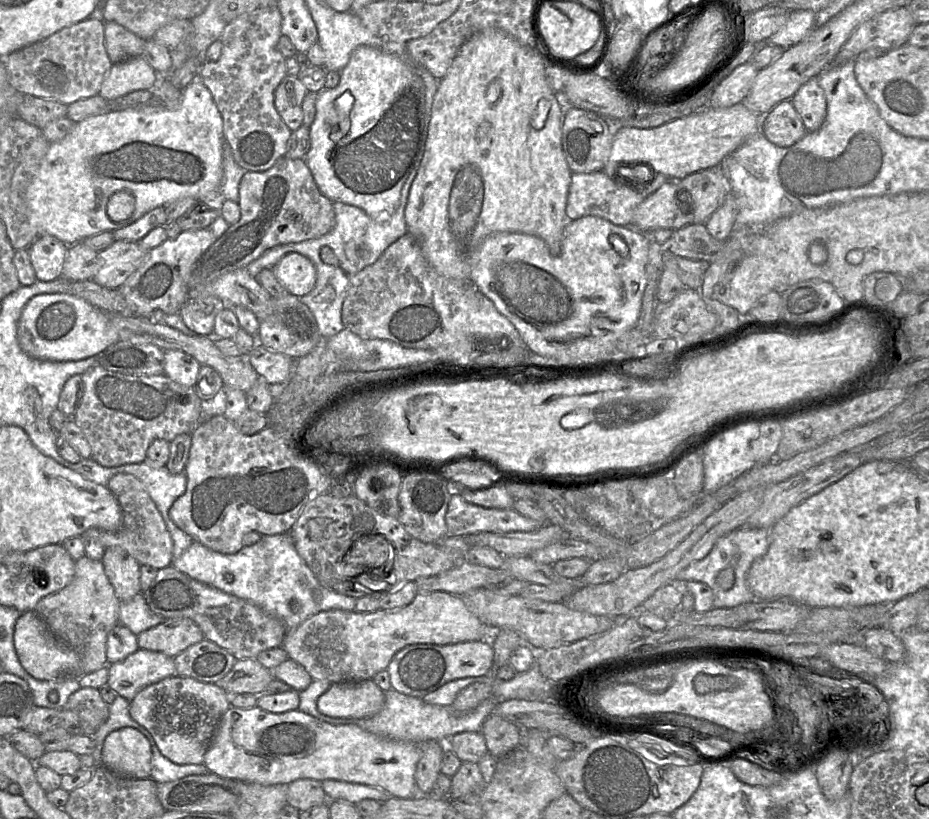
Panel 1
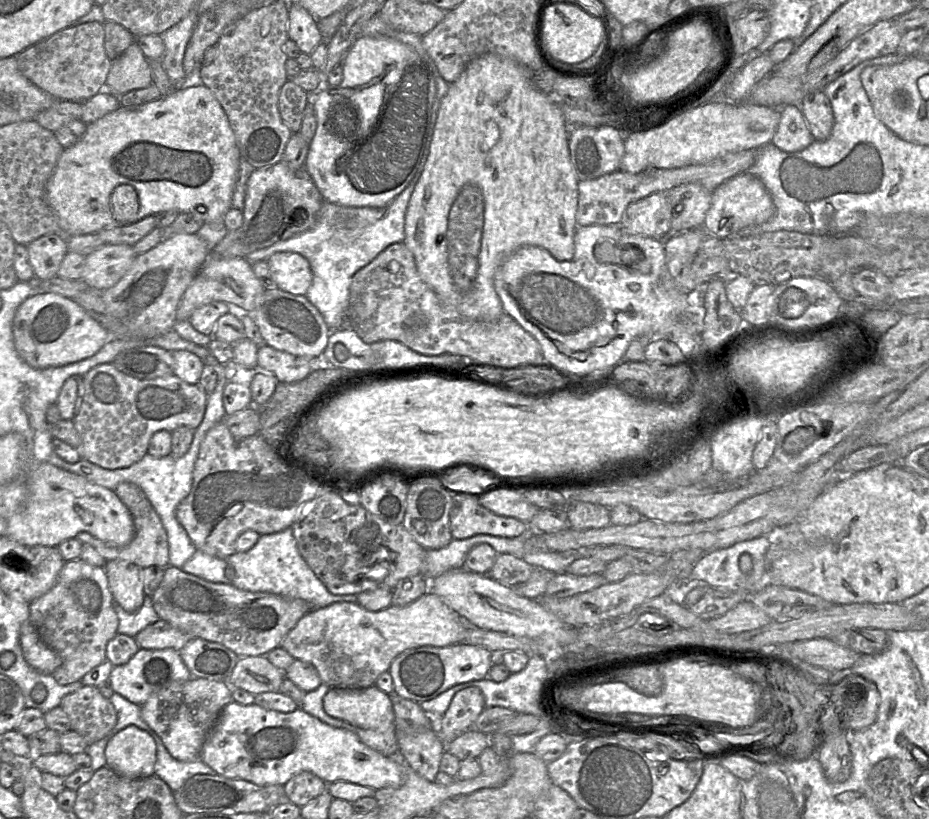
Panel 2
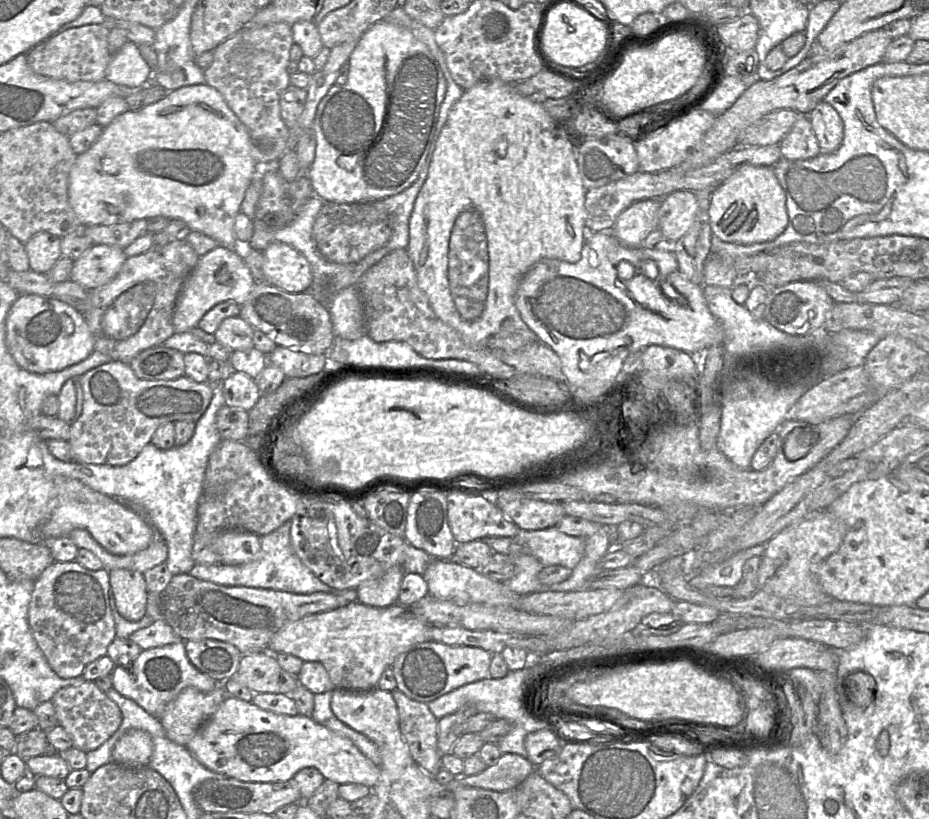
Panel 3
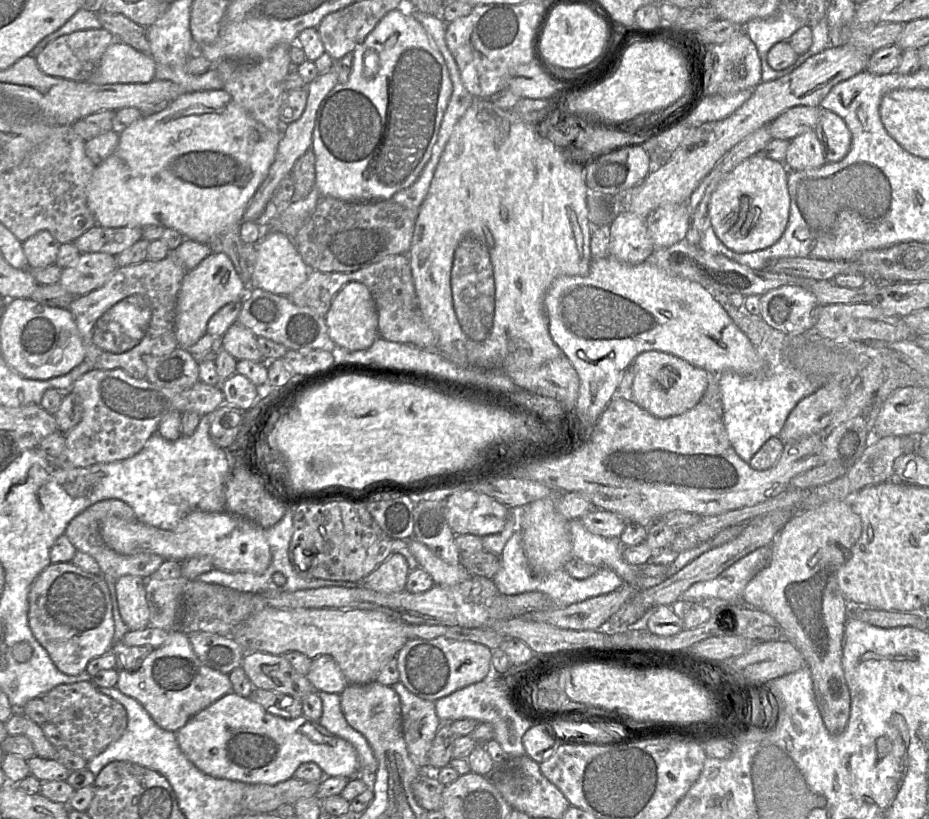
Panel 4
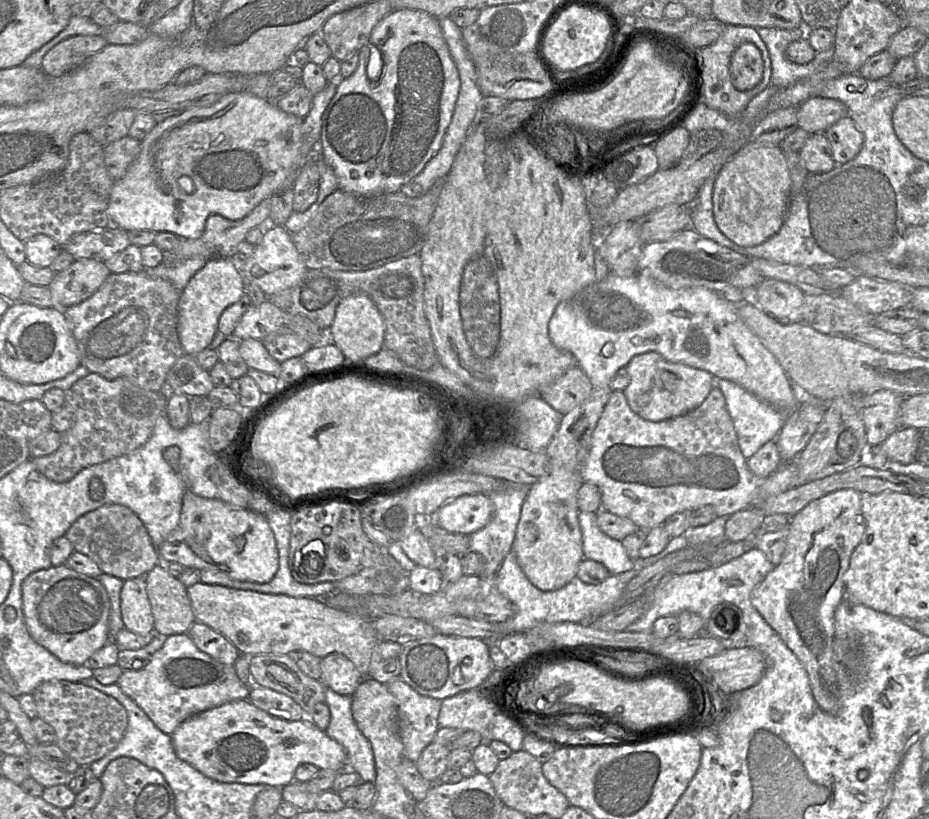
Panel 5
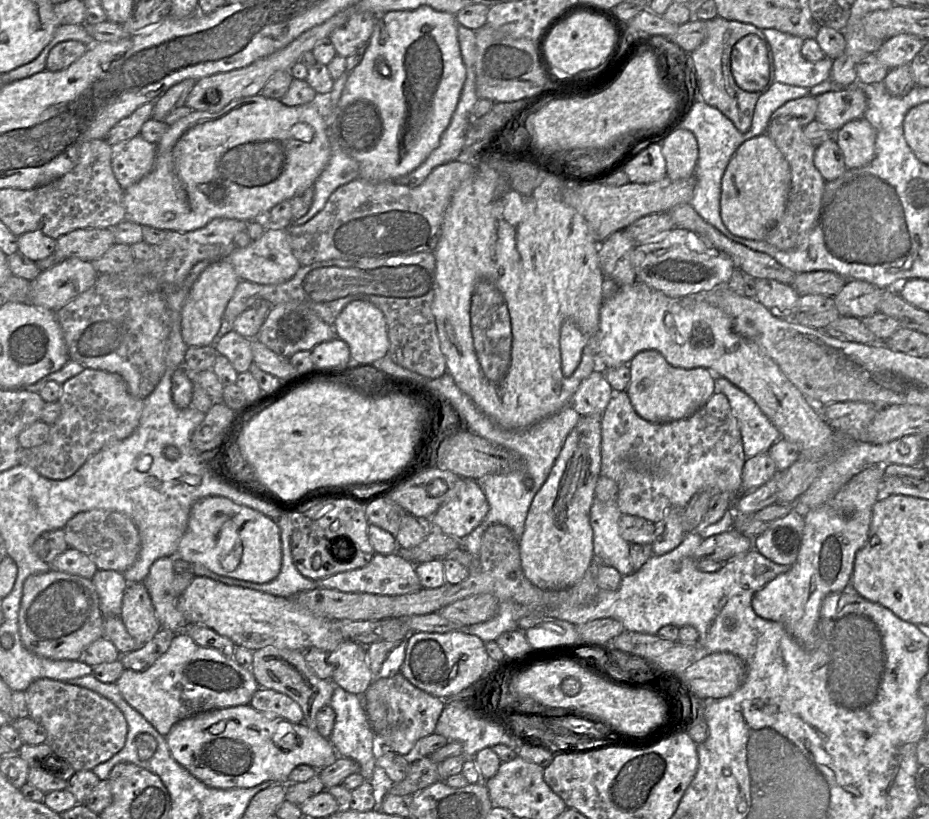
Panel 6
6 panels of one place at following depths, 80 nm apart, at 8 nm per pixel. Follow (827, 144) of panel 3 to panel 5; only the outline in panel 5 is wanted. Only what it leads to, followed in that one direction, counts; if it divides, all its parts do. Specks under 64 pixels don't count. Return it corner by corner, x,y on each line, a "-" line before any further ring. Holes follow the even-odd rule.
843,117
828,127
824,132
828,139
832,156
836,164
843,164
853,159
861,150
864,142
862,132
849,117

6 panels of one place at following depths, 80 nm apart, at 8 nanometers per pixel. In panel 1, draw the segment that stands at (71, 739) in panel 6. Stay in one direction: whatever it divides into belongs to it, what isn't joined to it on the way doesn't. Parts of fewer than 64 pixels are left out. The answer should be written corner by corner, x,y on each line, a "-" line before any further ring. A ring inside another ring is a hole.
91,687
80,688
73,693
68,699
66,708
79,717
85,736
92,737
109,717
109,705
102,699
99,690

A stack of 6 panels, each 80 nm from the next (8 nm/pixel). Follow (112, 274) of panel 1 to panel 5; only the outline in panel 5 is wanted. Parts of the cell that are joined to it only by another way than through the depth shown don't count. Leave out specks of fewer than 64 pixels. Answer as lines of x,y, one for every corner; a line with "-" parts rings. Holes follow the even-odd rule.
77,259
68,268
55,274
49,289
55,307
65,309
92,296
111,274
105,262
96,259

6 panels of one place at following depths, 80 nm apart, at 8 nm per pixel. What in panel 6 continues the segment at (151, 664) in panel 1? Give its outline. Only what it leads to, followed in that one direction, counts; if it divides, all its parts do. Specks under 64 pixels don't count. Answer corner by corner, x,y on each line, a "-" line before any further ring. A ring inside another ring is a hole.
185,632
177,633
169,649
155,663
144,671
124,669
115,682
125,701
141,713
163,736
171,731
179,721
203,712
250,704
259,685
251,669
238,664
233,657
228,657
220,651
199,646

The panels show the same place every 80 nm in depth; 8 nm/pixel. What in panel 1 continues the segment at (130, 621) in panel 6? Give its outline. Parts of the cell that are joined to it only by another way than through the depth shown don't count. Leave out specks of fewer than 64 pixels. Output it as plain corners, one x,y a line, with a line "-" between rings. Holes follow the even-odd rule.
111,546
105,549
102,563
118,599
131,600
141,593
141,564
125,549

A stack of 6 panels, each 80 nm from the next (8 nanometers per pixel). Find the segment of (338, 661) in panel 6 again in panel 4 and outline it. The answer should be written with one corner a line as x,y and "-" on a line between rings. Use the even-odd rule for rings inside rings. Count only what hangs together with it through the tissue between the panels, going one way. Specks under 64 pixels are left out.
329,655
312,659
306,677
317,692
340,694
349,685
335,660

